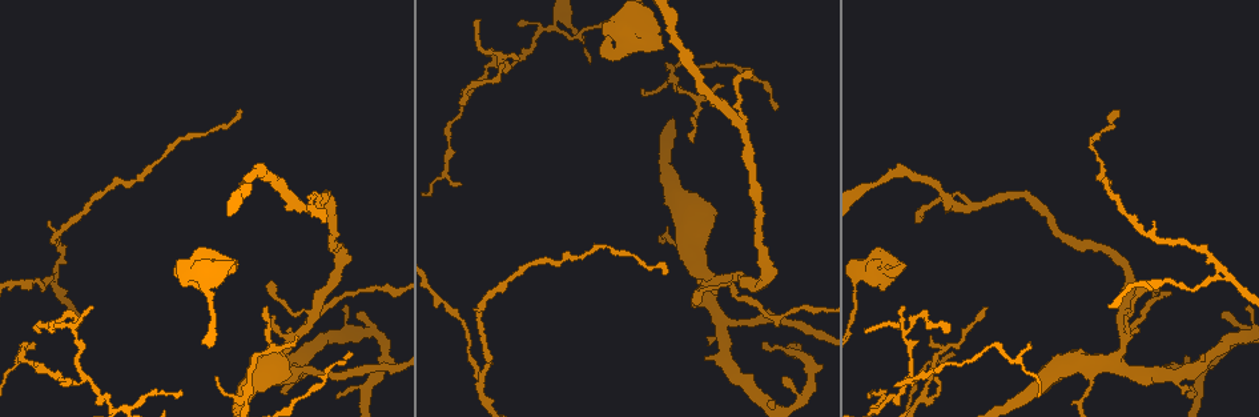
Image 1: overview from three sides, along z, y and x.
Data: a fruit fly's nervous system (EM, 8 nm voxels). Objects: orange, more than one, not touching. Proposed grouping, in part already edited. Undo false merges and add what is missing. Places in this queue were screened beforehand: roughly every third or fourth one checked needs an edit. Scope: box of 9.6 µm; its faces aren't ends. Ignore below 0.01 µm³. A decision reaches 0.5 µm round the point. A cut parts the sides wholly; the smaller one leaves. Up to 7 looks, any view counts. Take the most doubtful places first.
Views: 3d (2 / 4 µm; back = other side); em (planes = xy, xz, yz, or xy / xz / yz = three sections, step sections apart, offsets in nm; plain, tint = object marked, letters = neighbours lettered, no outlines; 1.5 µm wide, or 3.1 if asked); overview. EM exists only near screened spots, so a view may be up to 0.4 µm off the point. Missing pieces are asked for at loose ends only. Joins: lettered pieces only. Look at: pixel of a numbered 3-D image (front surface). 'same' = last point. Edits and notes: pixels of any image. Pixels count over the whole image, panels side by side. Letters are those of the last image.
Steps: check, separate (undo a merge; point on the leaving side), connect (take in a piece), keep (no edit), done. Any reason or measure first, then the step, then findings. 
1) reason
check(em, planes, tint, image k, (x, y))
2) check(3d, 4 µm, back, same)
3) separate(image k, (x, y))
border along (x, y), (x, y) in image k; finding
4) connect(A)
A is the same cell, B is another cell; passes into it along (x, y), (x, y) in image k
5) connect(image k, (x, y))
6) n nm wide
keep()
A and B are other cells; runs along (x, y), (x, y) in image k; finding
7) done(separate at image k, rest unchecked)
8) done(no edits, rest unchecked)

check(em, planes, plain, image 1, (232, 261))

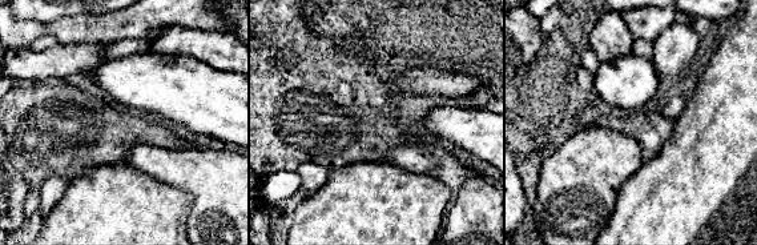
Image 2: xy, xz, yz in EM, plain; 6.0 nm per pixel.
check(em, planes, letters, same)

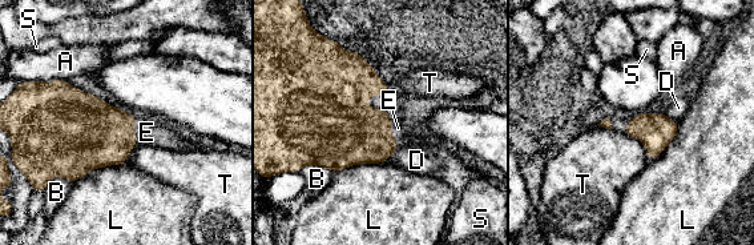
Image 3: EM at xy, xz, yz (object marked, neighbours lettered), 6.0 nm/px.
connect(E)
E is the same cell, A, B, D, L, S and T are other cells; it goes on there

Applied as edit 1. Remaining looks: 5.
check(overview)

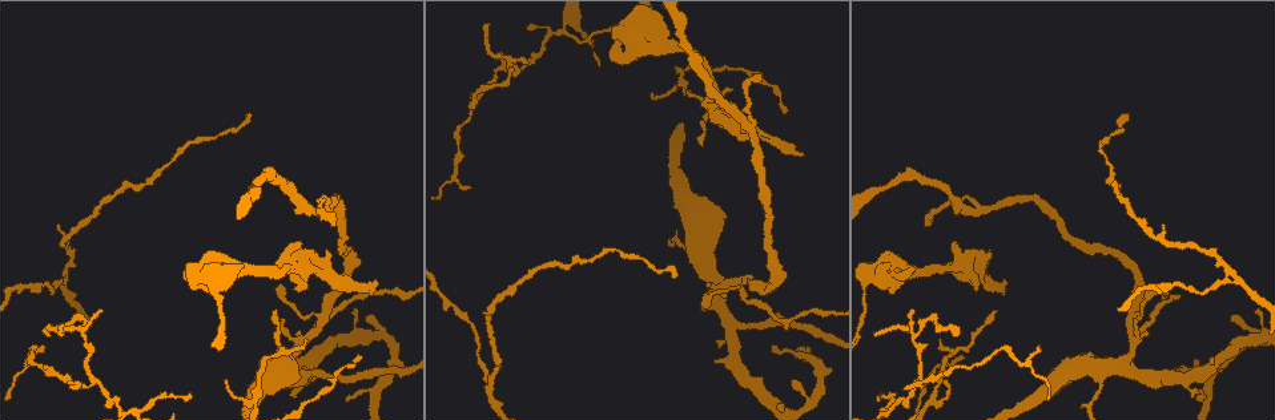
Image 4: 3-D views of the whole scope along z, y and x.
thin end
check(3d, 4 µm, image 4, (372, 282))

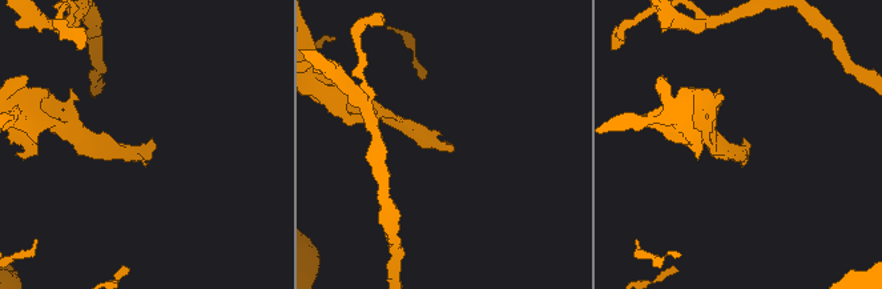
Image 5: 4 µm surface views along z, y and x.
check(em, planes, letters, image 5, (450, 149))

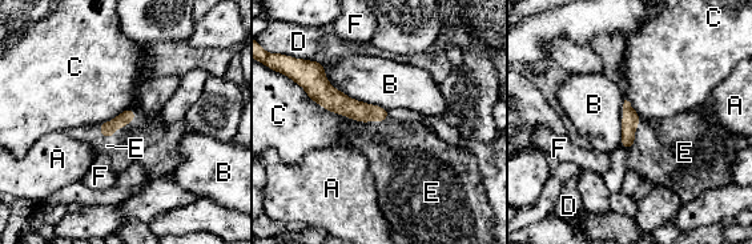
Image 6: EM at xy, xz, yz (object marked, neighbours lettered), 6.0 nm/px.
connect(E)
E is the same cell, A, B, C, D and F are other cells; passes into it along (123, 119), (113, 131), (107, 146) in image 6; it goes on there

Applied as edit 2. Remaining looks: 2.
check(overview)

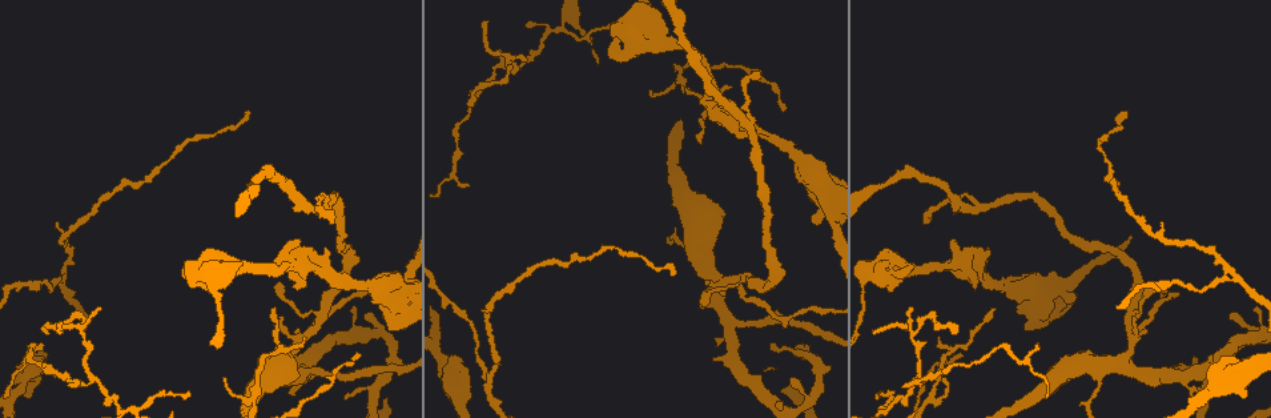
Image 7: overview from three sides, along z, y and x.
abrupt turn
check(em, planes, letters, image 7, (313, 331))

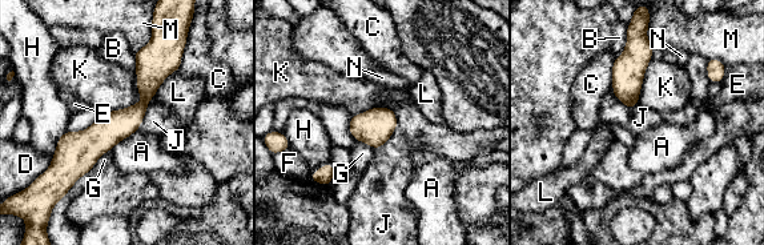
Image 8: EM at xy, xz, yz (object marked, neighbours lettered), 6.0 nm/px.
keep()
A, B, C, D, E, F, G, H, J, K, L, M and N are other cells; border along (137, 129), (111, 149) in image 8; one cell here

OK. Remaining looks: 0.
done(connect at image 3, connect at image 6, rest unchecked)

